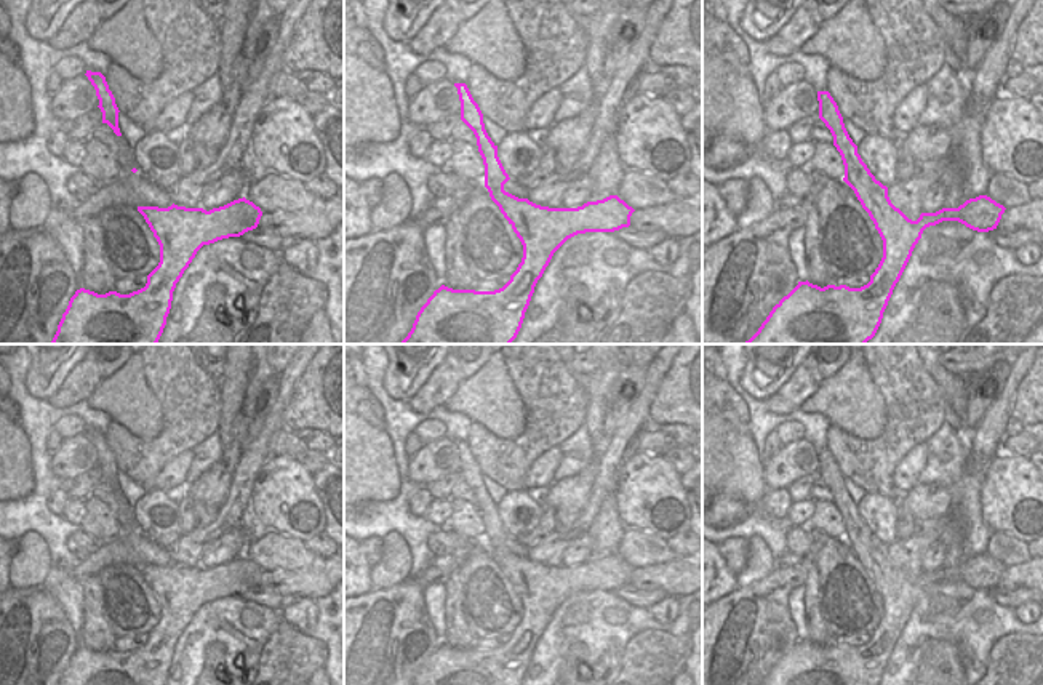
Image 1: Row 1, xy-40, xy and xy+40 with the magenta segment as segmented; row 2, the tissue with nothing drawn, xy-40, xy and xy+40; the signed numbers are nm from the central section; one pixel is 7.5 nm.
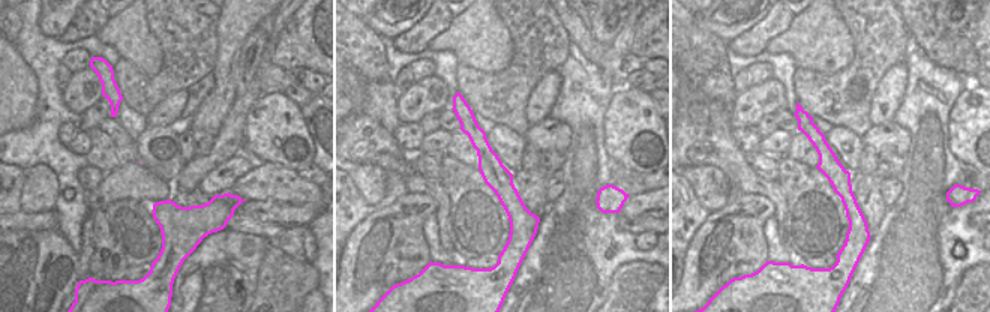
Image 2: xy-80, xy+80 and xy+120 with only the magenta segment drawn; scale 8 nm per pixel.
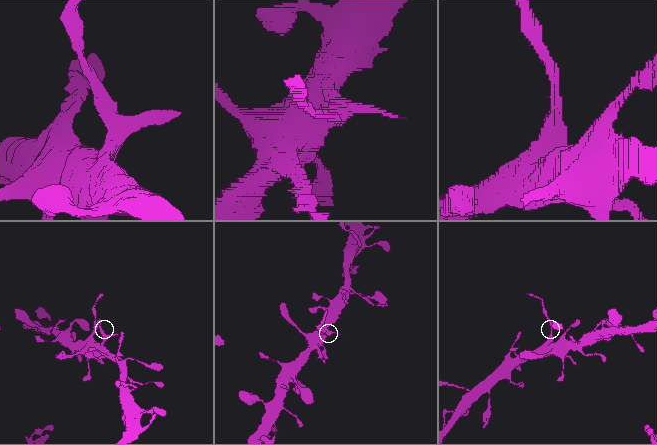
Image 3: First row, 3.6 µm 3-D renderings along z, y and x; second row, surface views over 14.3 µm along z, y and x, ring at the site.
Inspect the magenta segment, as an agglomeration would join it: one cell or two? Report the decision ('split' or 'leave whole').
split

